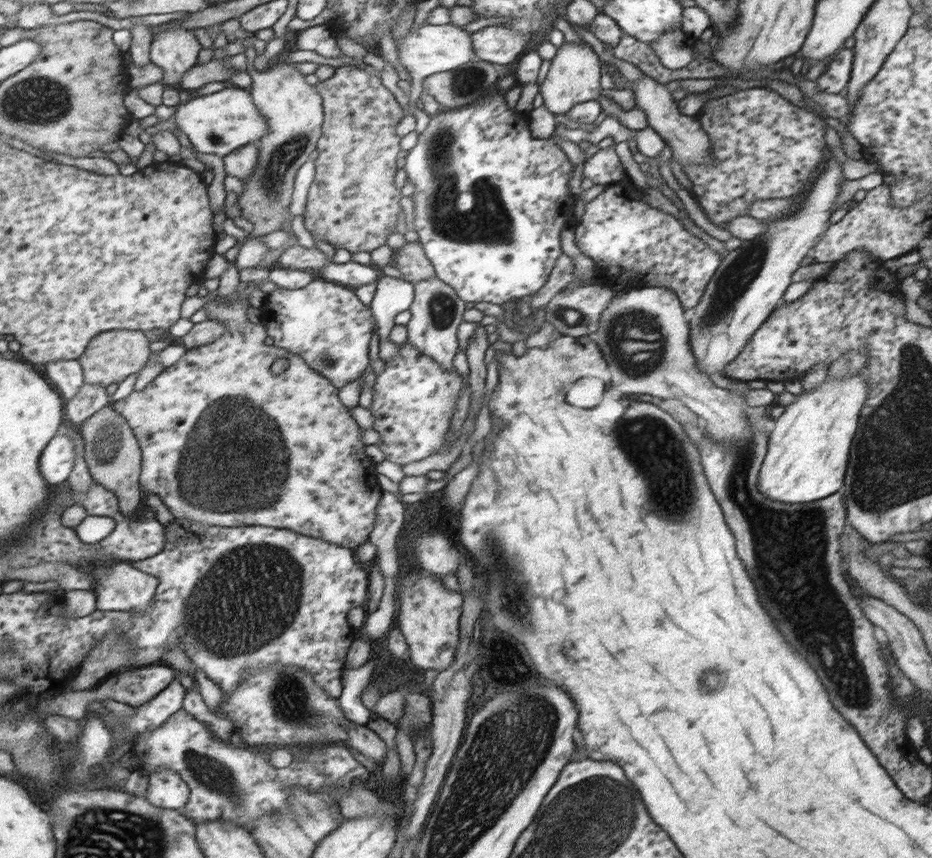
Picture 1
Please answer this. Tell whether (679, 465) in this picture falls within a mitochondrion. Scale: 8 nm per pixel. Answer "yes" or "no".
yes

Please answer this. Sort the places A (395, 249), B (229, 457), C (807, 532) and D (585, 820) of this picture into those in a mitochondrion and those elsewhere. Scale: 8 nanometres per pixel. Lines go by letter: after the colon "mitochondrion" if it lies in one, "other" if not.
A: other
B: mitochondrion
C: mitochondrion
D: mitochondrion

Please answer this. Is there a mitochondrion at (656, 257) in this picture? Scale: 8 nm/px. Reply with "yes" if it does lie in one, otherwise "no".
no

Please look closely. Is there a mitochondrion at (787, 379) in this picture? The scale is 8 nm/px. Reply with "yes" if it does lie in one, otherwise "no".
no

